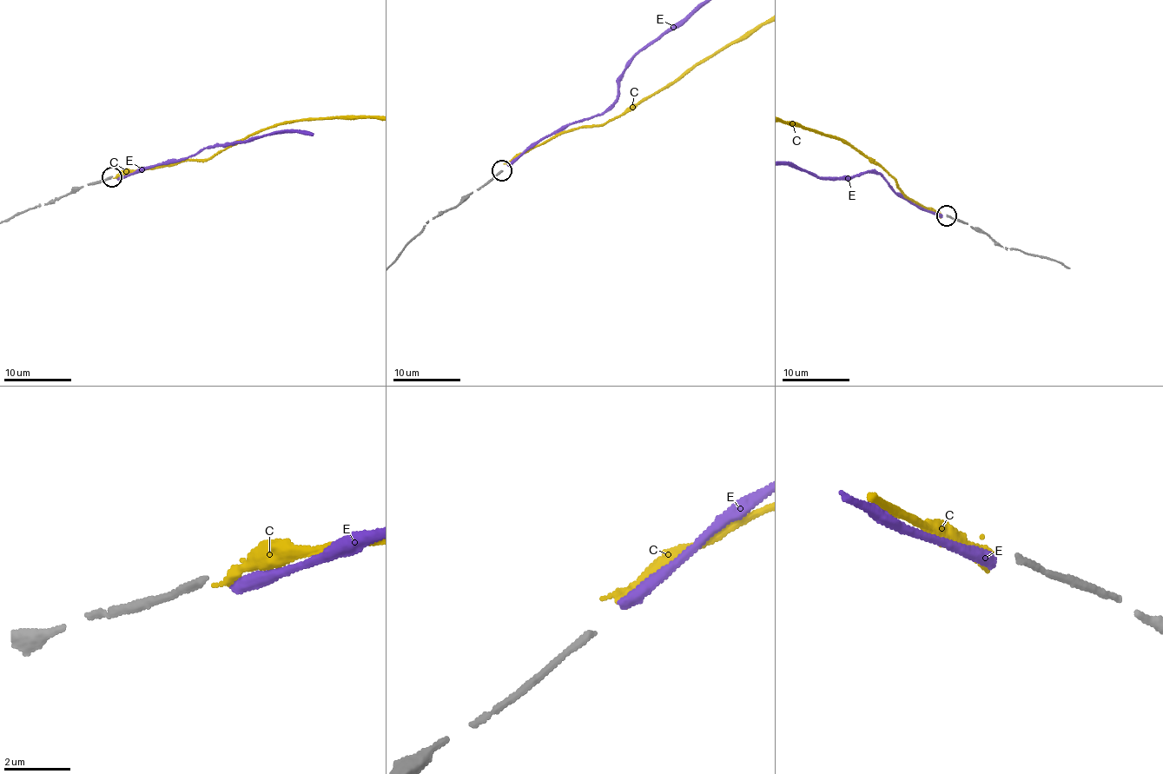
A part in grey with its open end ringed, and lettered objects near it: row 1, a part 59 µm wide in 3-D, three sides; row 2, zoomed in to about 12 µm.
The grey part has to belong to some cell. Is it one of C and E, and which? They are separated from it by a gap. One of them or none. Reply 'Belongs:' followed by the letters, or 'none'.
Belongs: C

